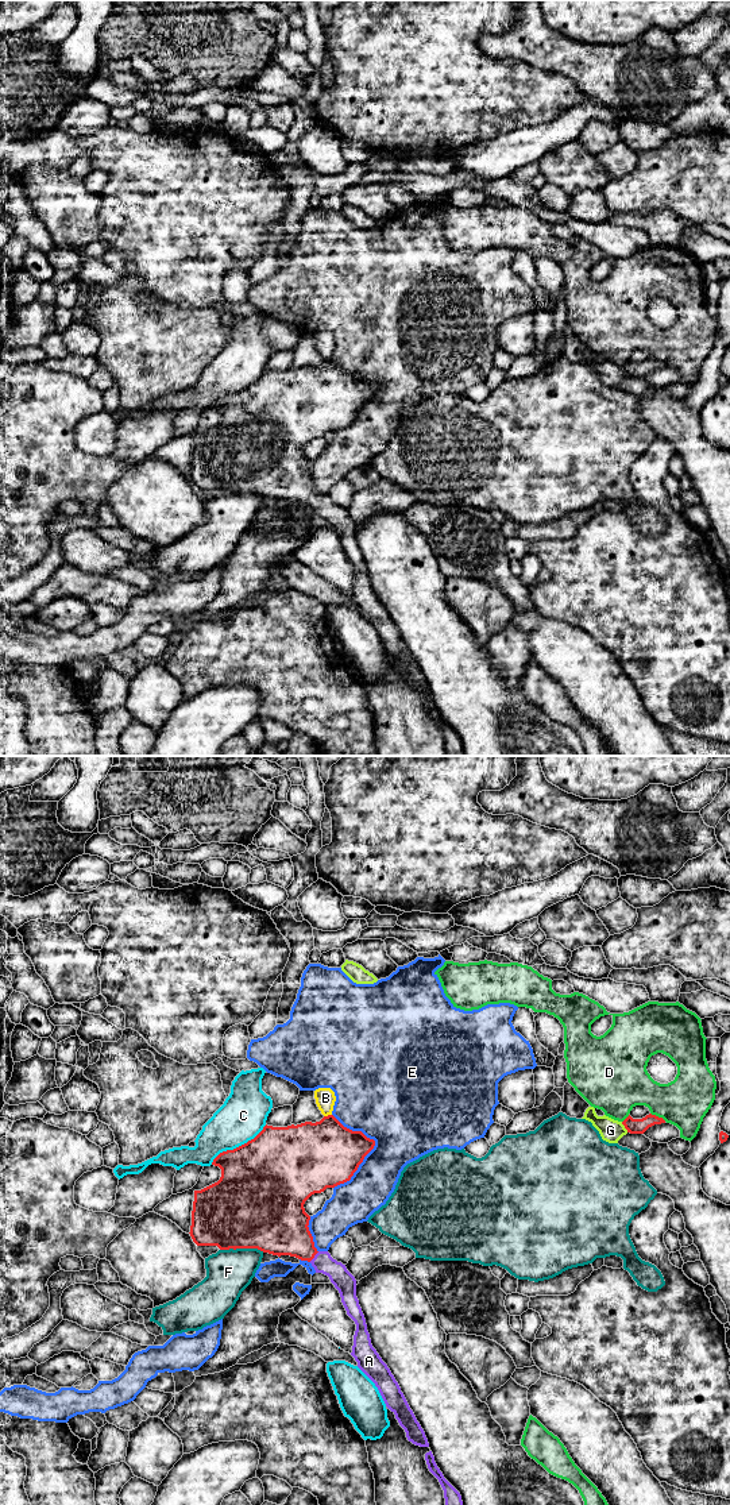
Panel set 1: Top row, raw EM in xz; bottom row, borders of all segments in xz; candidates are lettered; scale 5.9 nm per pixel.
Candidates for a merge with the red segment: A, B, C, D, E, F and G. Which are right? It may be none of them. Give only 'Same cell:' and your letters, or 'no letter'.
Same cell: A

